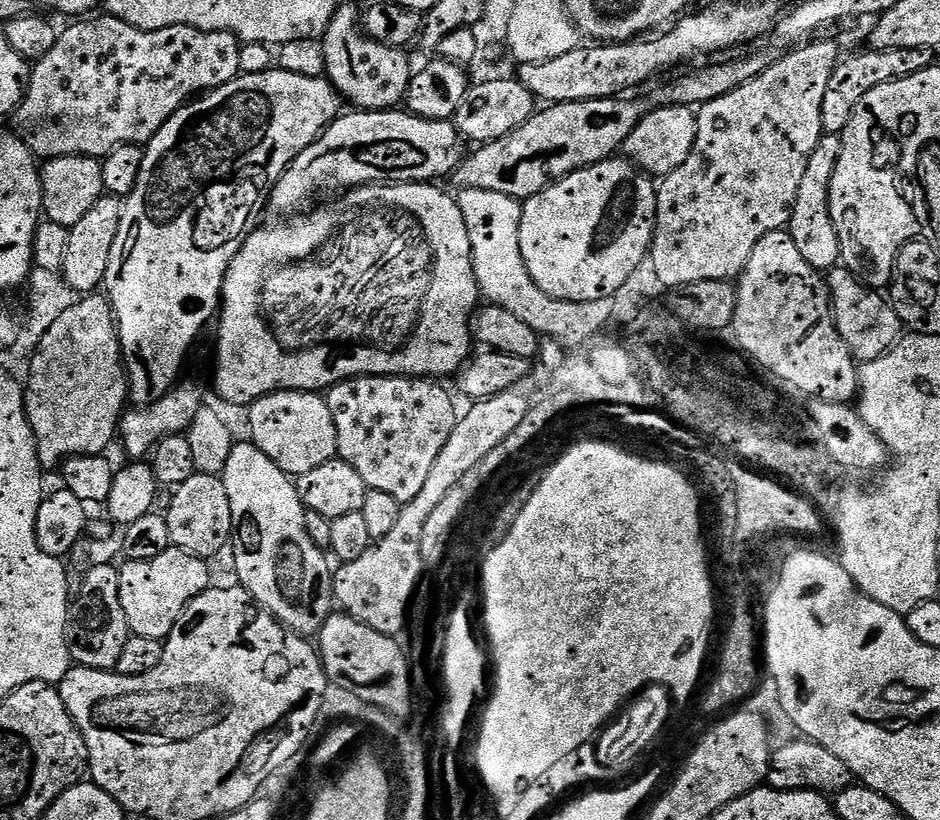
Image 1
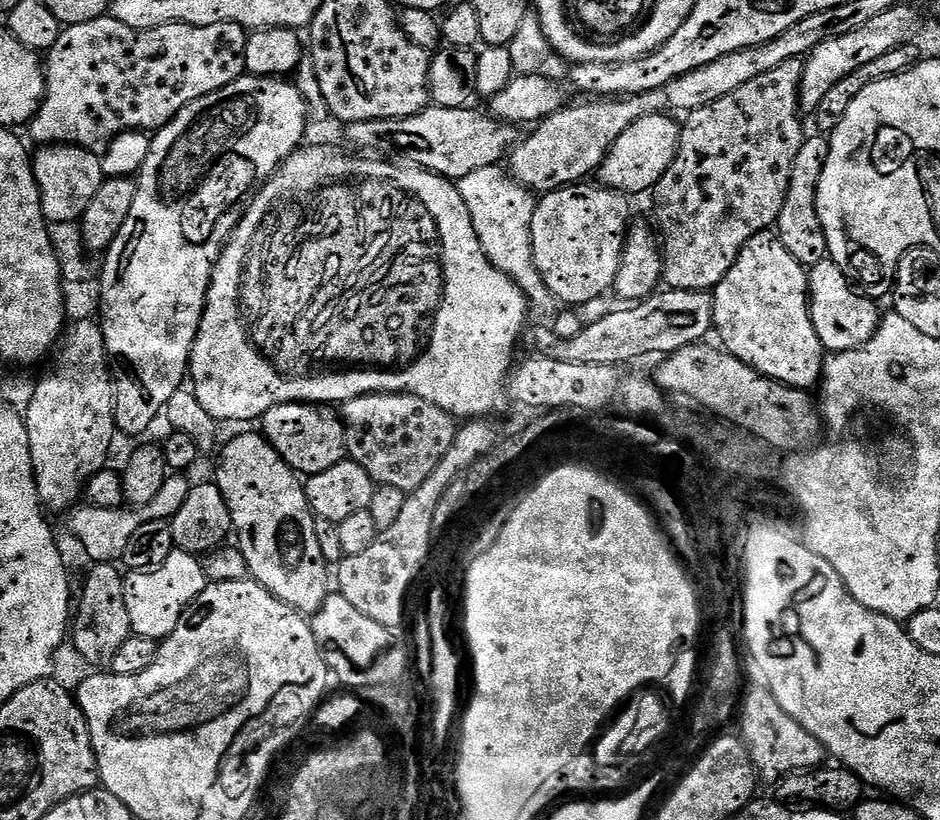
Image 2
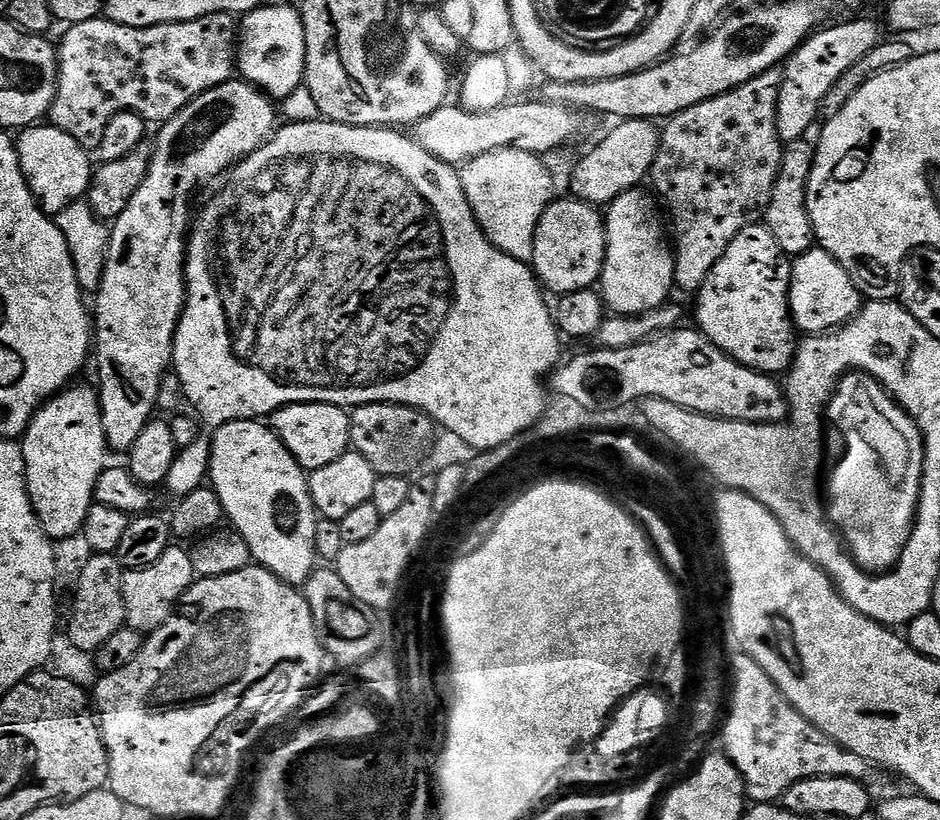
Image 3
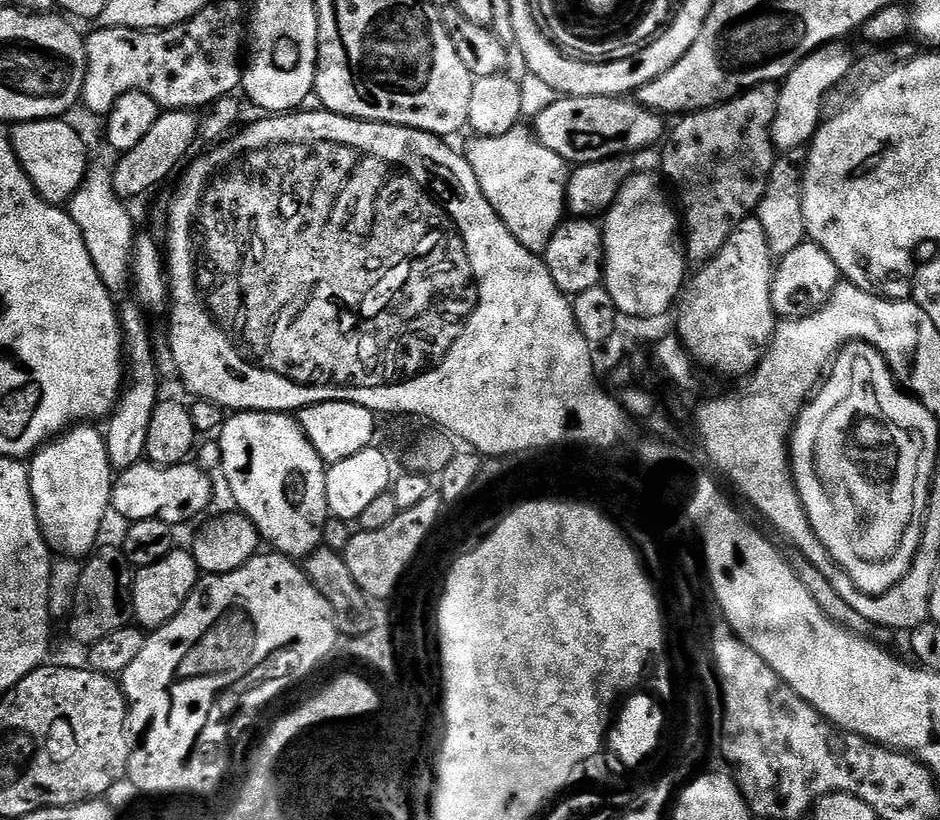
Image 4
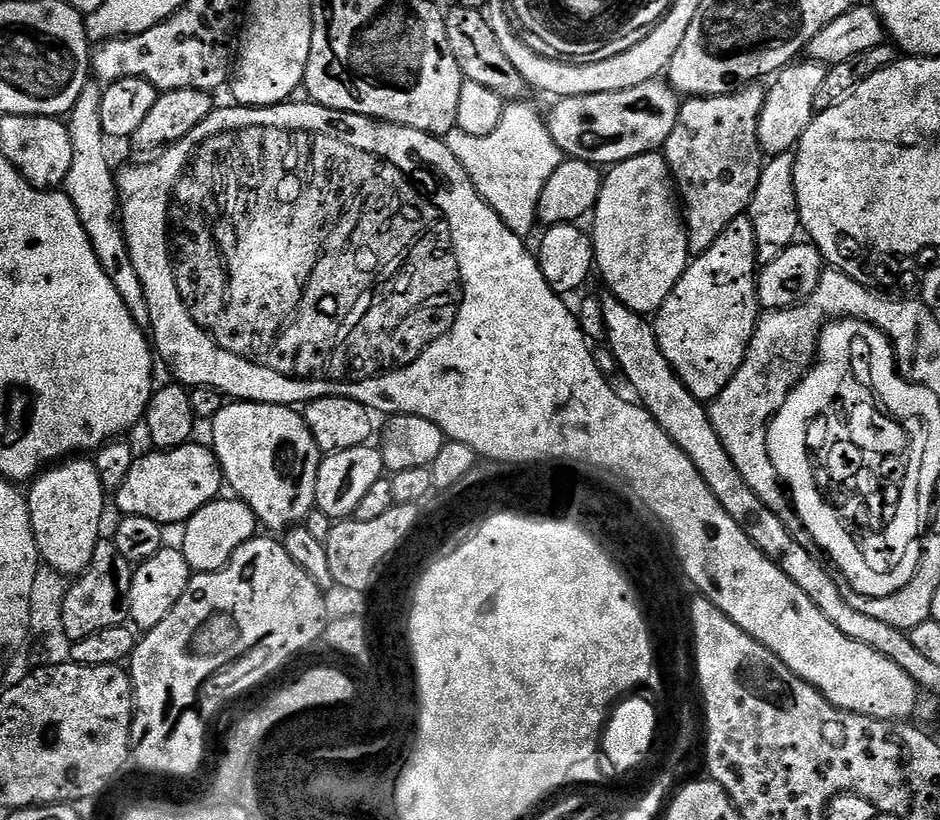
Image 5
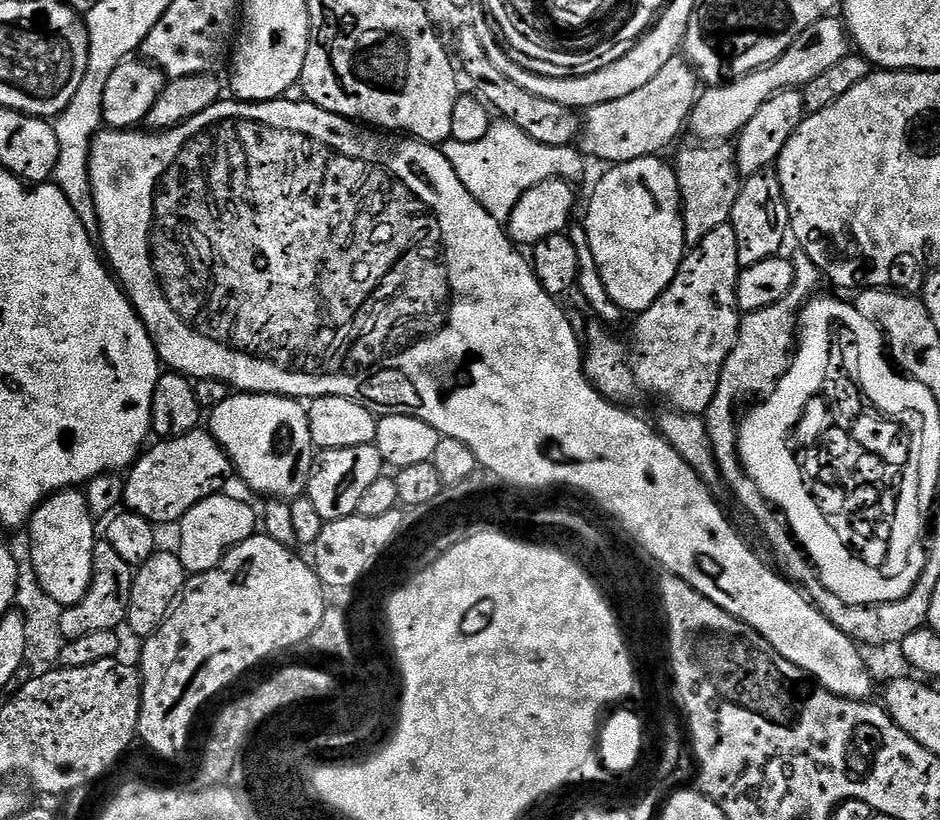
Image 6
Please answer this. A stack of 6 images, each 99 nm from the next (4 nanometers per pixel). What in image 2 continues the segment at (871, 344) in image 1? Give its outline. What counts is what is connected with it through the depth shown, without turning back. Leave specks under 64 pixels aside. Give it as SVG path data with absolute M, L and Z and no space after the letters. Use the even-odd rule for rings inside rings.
M831 258L811 265L808 274L808 305L820 341L829 353L861 348L874 336L882 319L882 311L876 304L879 303L849 280L848 275Z

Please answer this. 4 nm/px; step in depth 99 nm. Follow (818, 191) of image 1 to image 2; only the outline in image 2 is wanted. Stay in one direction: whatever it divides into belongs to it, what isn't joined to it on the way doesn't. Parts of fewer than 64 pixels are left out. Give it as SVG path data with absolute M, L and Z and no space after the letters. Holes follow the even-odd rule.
M824 134L809 135L798 158L794 158L794 170L790 174L790 190L786 192L786 202L782 204L782 214L778 214L774 231L780 237L782 246L798 258L798 262L811 266L822 262L828 256L826 234L822 230L822 218L818 218L818 182L830 154L829 137Z

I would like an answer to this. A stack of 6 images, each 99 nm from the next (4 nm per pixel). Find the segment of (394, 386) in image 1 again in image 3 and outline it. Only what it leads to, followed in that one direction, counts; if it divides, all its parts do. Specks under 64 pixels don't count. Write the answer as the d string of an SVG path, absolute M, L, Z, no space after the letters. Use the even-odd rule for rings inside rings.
M362 404L351 413L350 419L351 447L370 462L377 476L408 478L411 471L427 458L438 435L437 425L425 412L407 408L404 404Z

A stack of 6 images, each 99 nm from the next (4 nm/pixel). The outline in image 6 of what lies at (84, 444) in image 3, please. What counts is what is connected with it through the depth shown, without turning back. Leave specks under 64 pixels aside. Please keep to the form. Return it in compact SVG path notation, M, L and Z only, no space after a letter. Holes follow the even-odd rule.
M68 488L43 500L26 525L33 564L44 591L63 606L82 602L90 590L94 570L97 517L93 516L83 491Z

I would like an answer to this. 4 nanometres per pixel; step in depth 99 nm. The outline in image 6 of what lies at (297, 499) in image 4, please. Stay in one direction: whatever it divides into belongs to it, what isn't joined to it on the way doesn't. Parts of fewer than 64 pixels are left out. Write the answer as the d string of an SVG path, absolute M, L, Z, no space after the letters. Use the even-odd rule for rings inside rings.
M250 392L229 394L226 402L211 409L209 416L212 417L209 420L207 417L207 427L231 460L235 475L240 475L254 491L261 492L264 498L289 502L307 493L308 479L312 476L314 467L314 445L310 434L308 410L301 401L291 396L262 396Z

